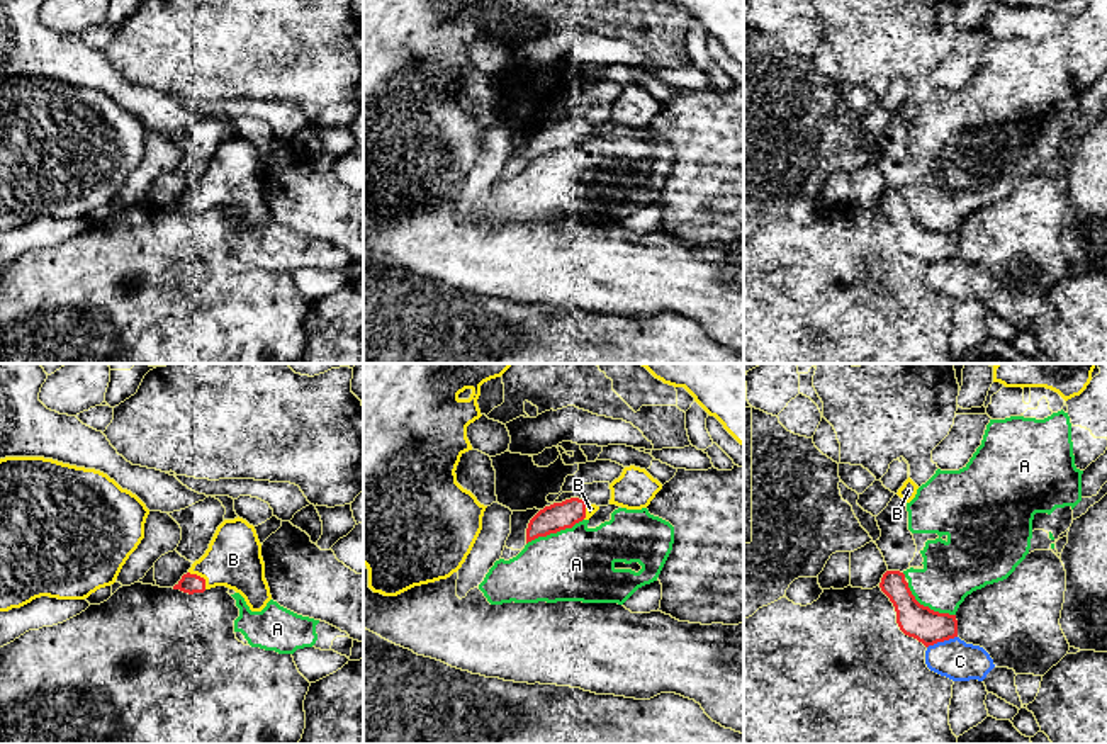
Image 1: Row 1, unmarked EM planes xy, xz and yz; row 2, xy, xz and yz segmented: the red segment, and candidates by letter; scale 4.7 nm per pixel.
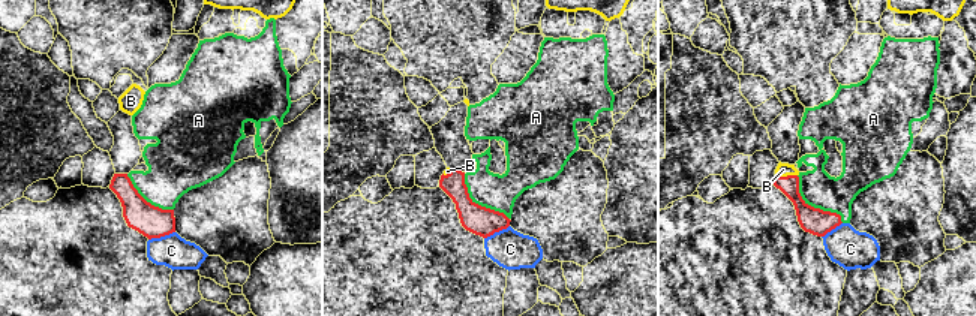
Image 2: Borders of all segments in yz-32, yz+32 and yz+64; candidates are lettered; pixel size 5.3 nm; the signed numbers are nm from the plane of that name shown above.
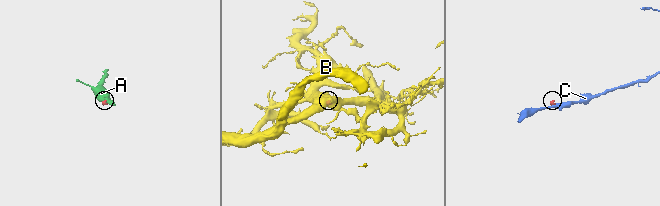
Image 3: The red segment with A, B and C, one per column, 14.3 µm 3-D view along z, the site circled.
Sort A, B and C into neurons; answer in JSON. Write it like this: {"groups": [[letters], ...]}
{"groups": [["A"], ["B"], ["C"]]}

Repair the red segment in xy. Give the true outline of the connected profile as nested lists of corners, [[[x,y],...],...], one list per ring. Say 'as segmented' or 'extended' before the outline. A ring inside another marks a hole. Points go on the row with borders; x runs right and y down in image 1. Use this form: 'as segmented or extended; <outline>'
extended; [[[239,516],[217,527],[205,554],[173,589],[194,595],[216,586],[239,593],[251,612],[261,612],[272,600],[256,530]]]

